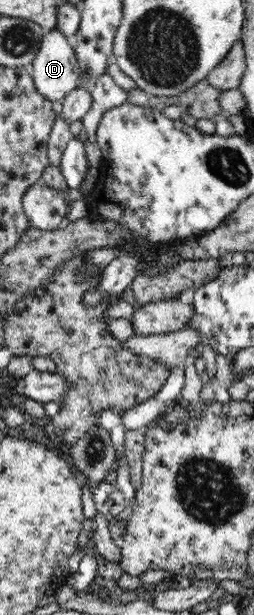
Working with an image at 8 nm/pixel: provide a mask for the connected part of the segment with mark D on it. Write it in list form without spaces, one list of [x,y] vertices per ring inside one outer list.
[[[60,30],[45,31],[38,53],[29,68],[34,90],[43,98],[61,102],[78,87],[81,71],[74,48]]]

